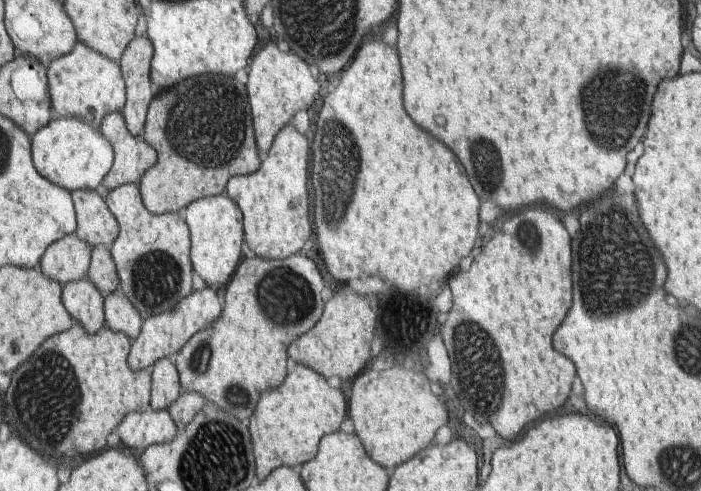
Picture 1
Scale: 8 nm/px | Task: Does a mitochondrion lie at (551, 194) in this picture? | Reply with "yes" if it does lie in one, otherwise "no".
no

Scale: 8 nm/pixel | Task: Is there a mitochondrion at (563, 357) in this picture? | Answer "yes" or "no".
no

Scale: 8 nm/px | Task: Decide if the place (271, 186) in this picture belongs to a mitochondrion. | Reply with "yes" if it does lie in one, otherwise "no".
no

